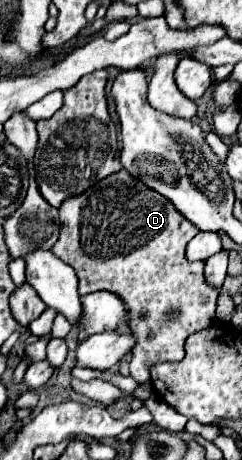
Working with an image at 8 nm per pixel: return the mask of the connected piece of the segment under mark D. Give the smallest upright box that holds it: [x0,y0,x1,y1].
[52,170,220,382]

